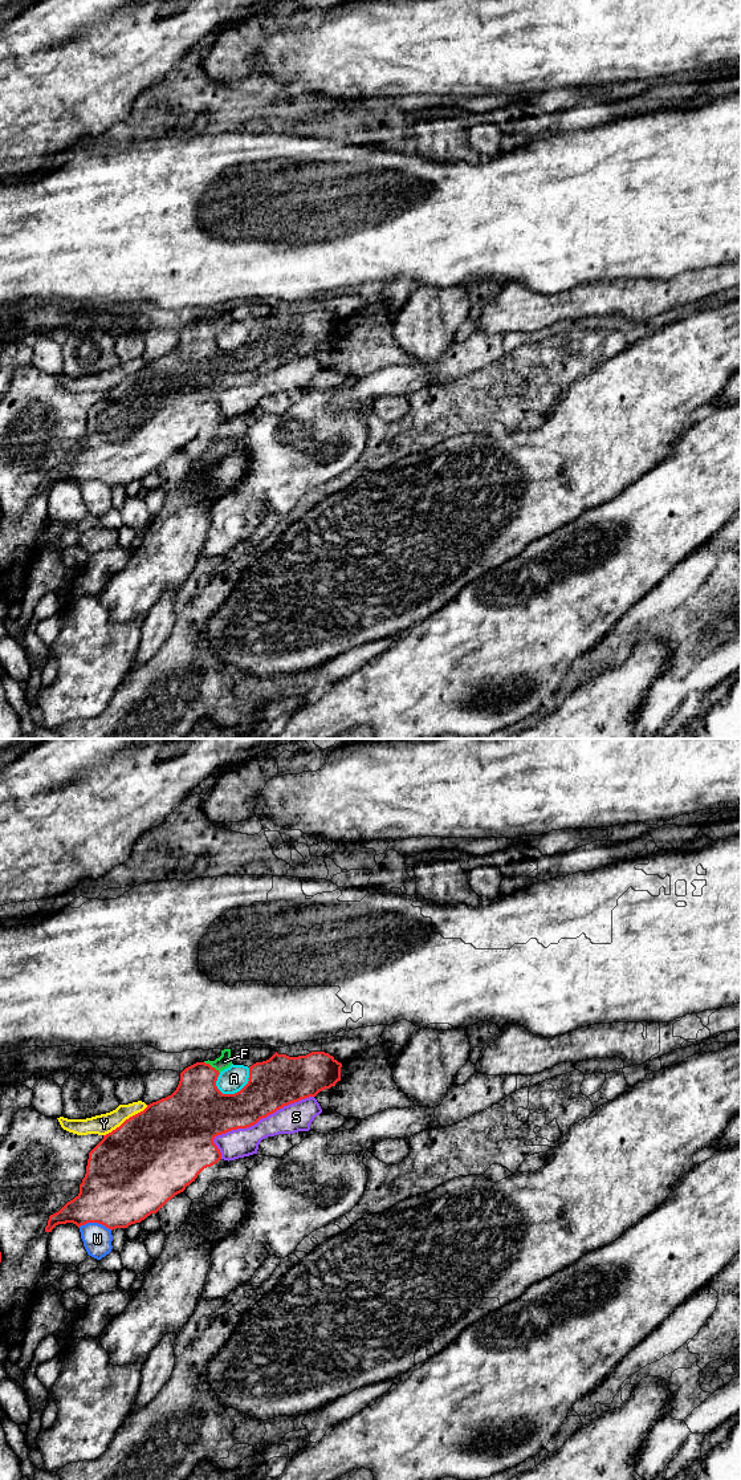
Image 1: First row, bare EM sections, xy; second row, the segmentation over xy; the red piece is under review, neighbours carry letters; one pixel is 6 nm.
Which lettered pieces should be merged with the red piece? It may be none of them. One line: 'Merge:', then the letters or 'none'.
Merge: F

